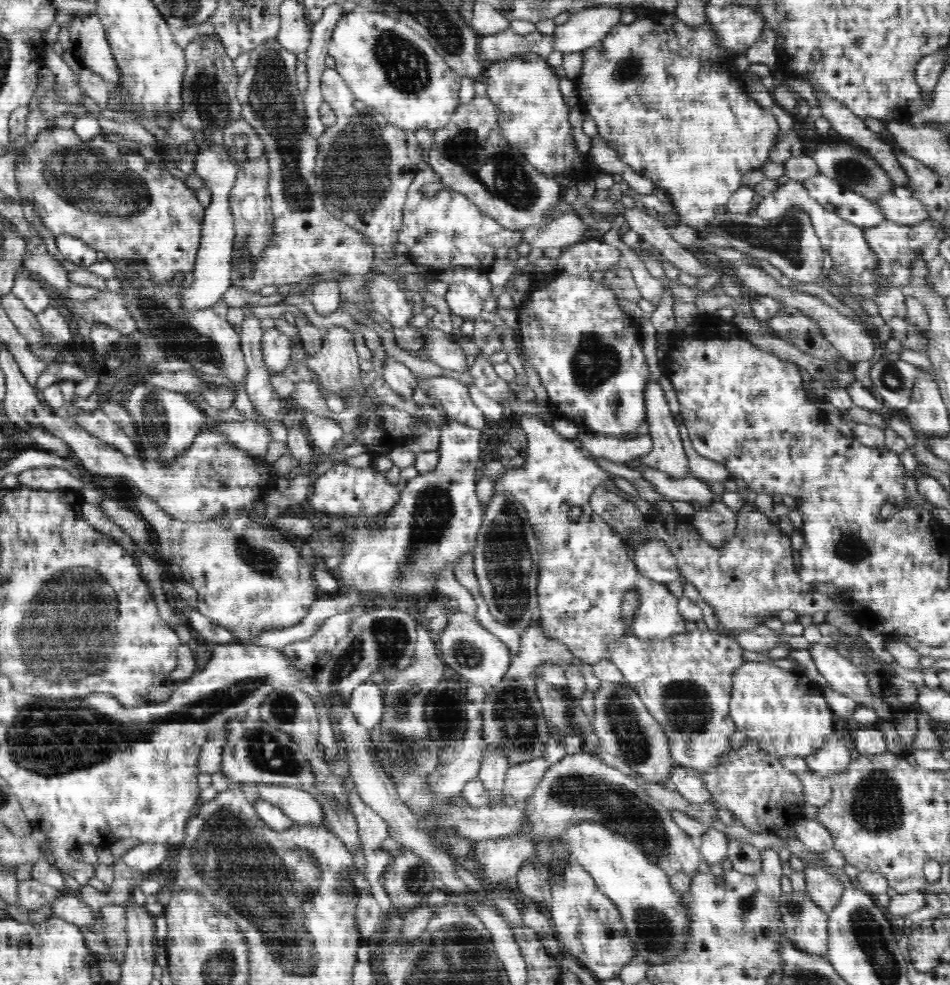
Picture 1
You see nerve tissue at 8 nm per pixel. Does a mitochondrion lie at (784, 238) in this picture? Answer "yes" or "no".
yes

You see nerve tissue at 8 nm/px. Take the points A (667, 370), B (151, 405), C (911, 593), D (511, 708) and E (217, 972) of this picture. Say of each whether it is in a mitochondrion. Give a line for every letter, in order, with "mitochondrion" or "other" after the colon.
A: other
B: mitochondrion
C: other
D: mitochondrion
E: mitochondrion

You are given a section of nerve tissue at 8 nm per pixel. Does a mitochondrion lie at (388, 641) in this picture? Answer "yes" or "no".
yes

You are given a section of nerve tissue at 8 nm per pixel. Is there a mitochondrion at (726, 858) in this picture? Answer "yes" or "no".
no

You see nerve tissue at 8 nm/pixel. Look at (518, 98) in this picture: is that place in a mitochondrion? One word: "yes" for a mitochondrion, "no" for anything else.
no

